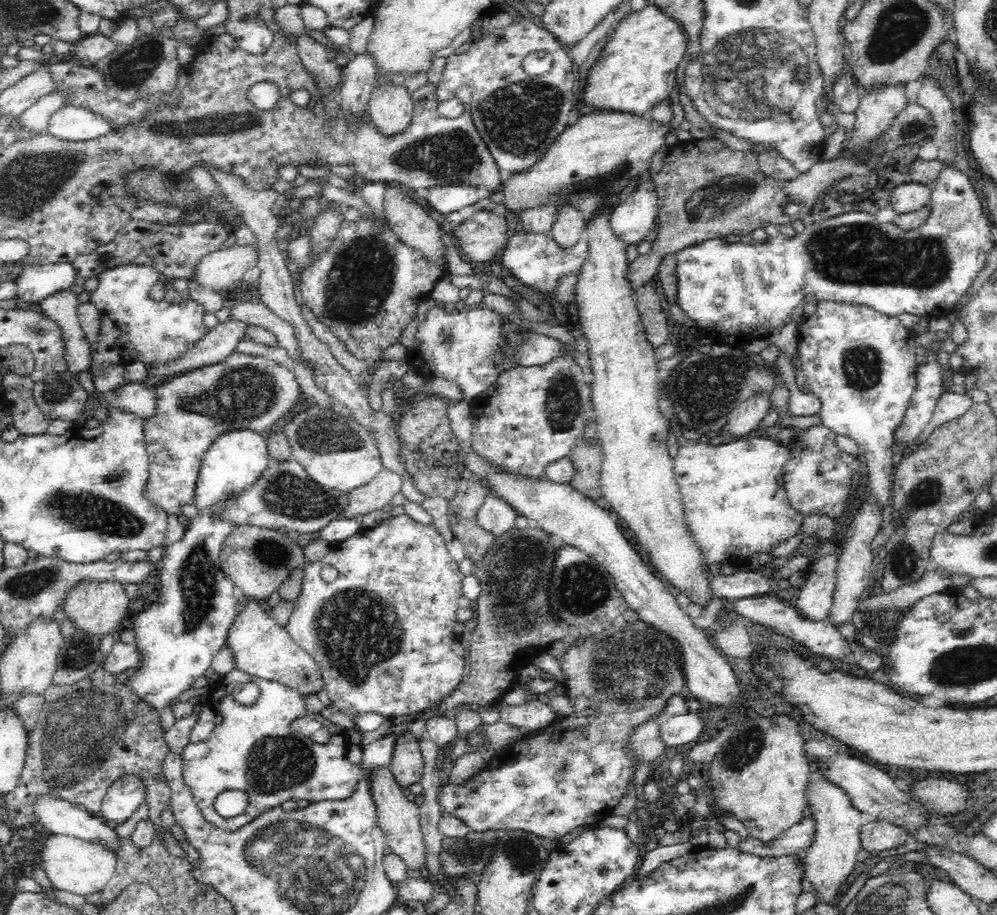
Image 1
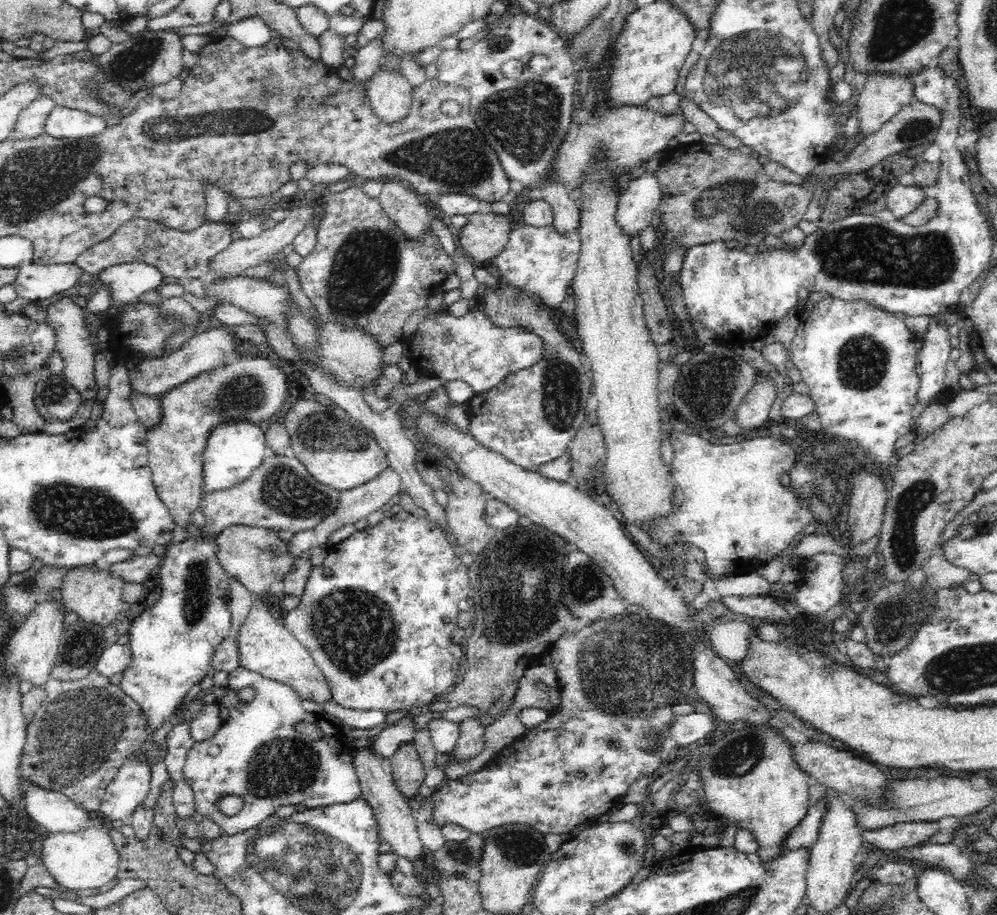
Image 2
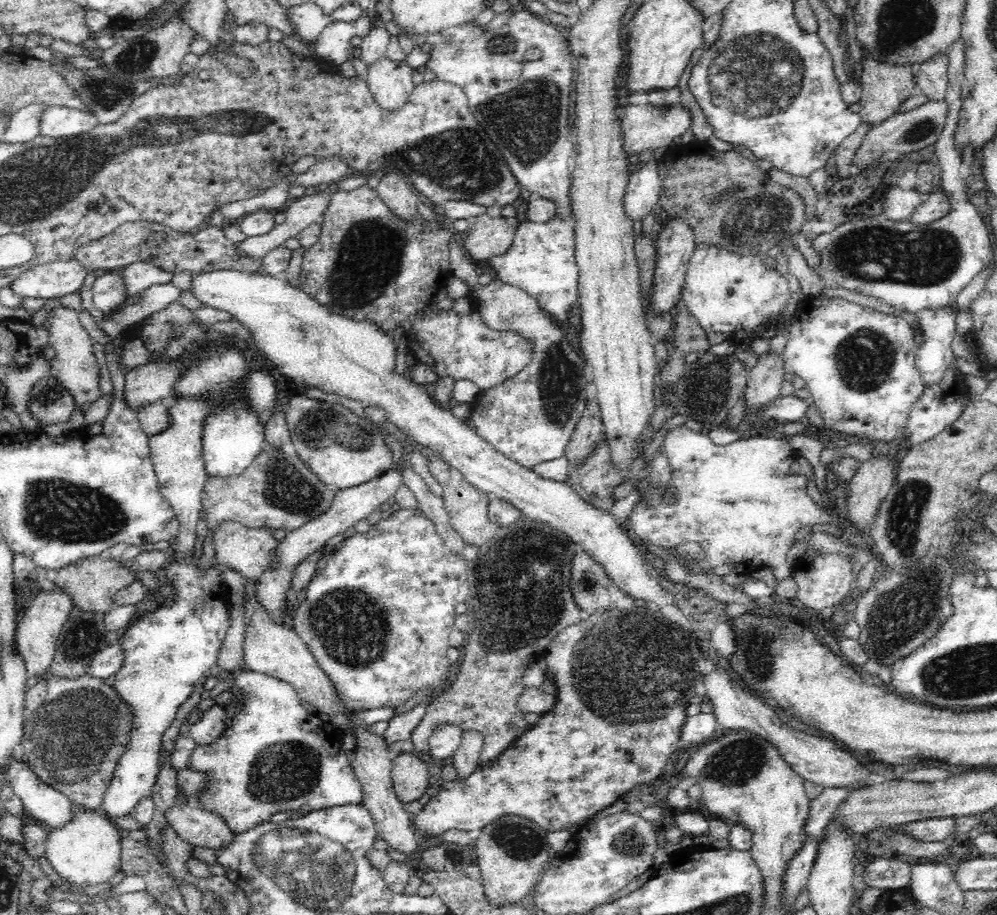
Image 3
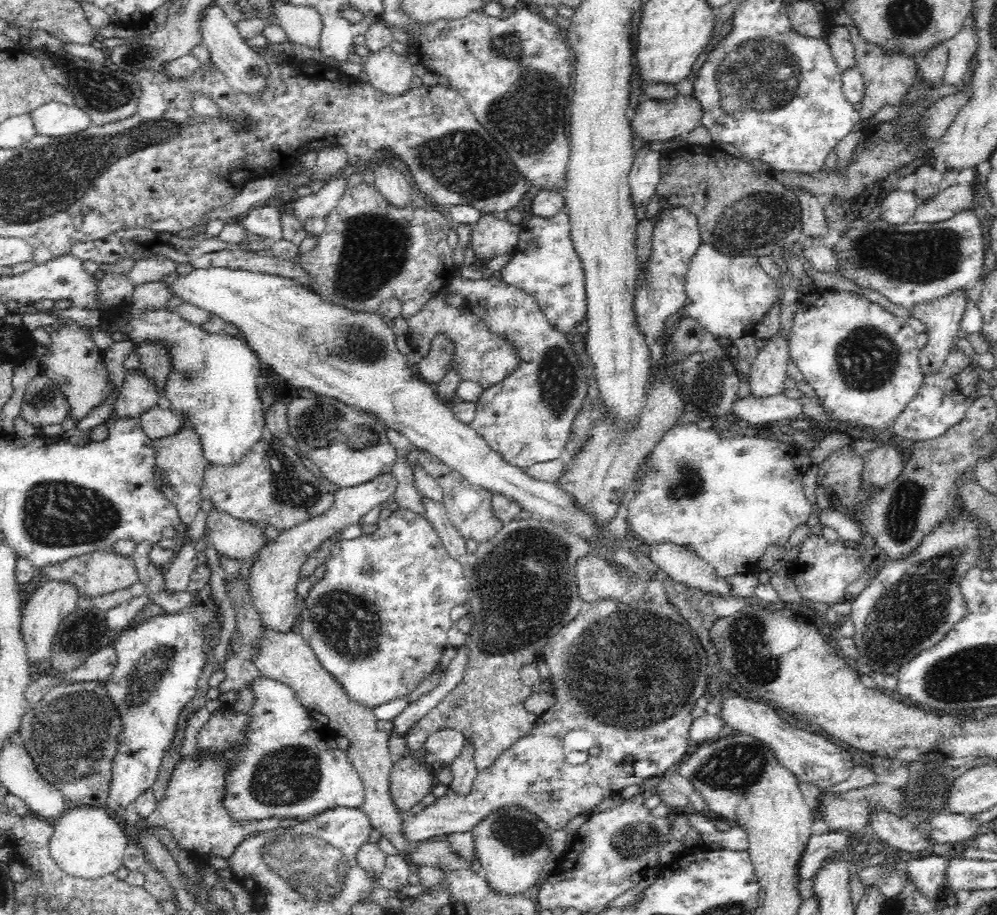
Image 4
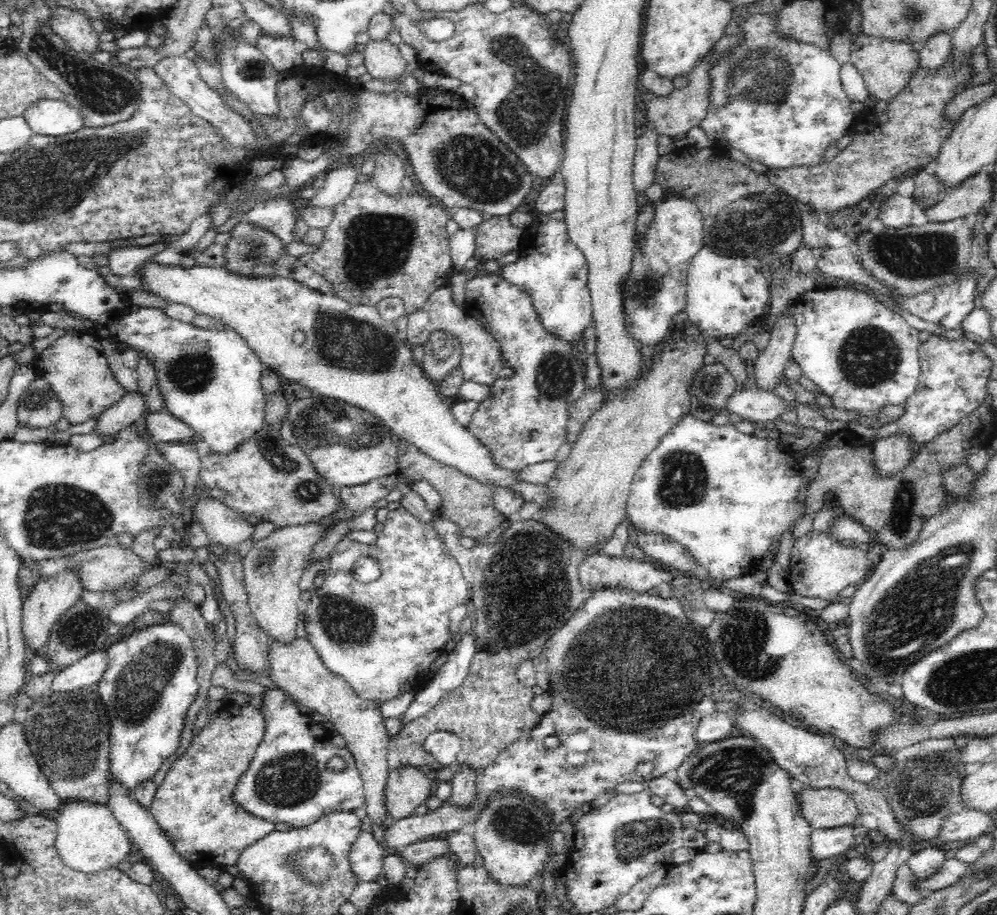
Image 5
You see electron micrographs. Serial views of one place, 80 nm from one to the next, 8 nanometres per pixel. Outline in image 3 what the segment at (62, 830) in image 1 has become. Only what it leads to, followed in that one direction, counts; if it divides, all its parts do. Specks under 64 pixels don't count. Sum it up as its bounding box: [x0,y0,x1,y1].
[2,751,76,829]

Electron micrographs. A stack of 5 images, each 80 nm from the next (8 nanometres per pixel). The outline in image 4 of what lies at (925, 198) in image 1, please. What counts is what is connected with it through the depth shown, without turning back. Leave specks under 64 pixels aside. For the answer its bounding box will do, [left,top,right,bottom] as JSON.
[880,189,918,226]

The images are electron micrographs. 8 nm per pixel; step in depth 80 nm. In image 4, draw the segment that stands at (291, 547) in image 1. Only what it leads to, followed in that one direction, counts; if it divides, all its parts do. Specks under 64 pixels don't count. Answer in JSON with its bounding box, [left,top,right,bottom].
[206,507,268,565]

